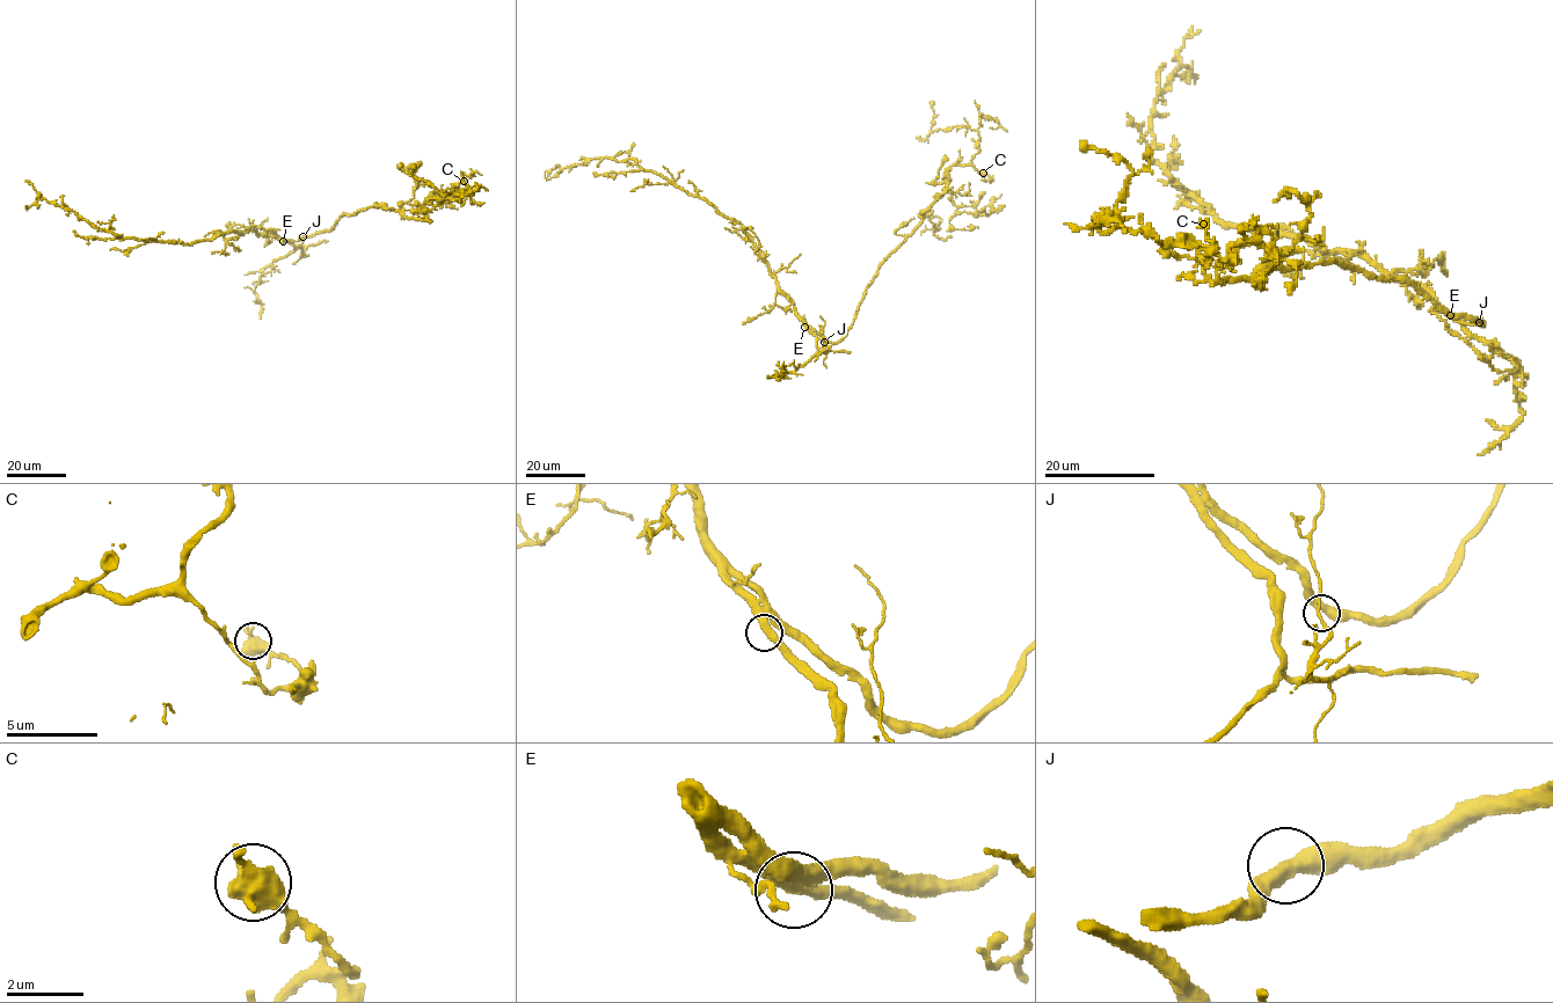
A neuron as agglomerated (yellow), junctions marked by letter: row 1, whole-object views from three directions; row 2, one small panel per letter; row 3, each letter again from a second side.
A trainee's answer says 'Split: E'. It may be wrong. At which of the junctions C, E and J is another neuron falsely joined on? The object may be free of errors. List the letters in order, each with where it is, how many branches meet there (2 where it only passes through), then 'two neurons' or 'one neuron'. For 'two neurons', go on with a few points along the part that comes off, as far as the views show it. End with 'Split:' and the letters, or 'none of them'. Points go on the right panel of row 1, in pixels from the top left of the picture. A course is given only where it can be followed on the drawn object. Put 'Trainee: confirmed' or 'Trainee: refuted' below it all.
C: place (1203, 224); branches 2; one neuron
E: place (1450, 315); branches 2; one neuron
J: place (1479, 322); branches 2; one neuron
Split: none of them
Trainee: refuted

